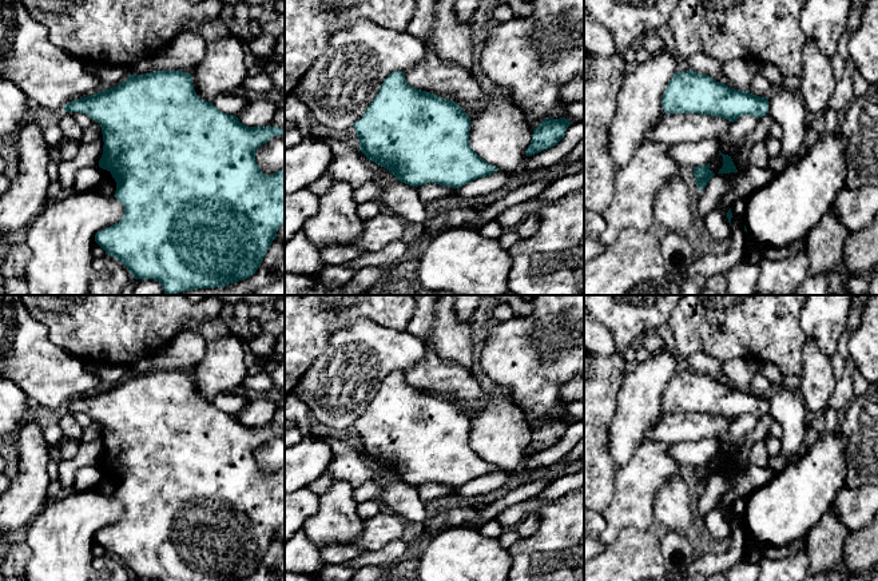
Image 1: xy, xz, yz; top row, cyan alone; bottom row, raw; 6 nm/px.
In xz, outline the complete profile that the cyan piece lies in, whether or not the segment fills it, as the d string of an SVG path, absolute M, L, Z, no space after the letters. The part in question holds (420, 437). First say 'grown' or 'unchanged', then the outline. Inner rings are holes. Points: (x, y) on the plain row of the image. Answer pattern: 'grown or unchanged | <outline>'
unchanged | M400 370L384 379L380 391L353 426L361 451L401 482L413 486L434 482L458 488L500 470L470 447L470 417L460 405L409 385L405 373Z

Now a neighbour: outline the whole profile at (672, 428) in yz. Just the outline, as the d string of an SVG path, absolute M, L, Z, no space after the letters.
M670 413L648 433L648 442L696 442L704 438L720 439L731 427L732 421L711 414Z

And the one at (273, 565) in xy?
M274 538L258 569L239 581L274 581L285 574L285 541Z

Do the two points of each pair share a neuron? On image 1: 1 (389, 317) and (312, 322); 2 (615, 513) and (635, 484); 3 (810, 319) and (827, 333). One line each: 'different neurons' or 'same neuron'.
1: same neuron
2: same neuron
3: same neuron

